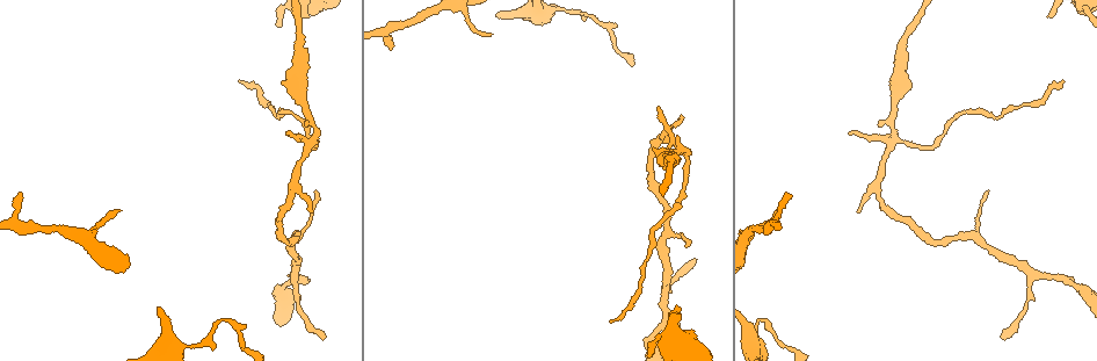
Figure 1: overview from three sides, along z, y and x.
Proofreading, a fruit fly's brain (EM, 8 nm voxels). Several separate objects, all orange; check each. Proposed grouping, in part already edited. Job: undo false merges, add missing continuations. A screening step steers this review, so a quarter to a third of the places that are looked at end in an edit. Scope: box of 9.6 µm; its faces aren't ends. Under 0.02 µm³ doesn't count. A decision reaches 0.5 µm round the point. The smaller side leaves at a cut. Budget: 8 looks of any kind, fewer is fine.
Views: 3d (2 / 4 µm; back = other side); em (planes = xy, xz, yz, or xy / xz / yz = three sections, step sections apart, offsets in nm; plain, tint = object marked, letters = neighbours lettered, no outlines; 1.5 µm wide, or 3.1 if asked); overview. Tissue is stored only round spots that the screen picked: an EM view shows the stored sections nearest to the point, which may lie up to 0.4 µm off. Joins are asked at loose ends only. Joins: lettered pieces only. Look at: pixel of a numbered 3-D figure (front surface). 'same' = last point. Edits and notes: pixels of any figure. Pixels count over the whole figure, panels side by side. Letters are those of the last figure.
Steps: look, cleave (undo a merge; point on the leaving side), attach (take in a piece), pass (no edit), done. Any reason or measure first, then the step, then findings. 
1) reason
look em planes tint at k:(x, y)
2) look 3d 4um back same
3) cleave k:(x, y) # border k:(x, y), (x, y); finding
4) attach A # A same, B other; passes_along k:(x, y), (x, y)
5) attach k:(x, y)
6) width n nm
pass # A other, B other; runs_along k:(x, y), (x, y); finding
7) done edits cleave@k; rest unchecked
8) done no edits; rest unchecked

thin neck
look 3d 4um at 1:(1028, 303)

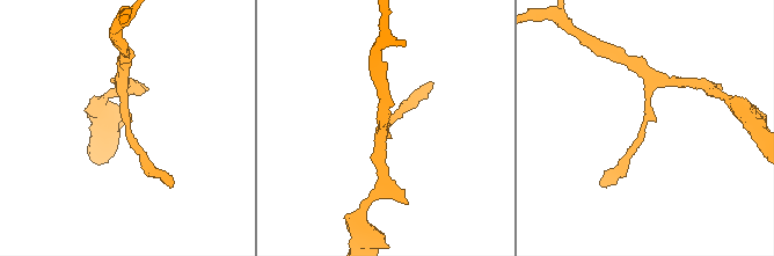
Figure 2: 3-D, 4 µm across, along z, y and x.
now the EM
look em xz step 8 tint at 2:(388, 127)

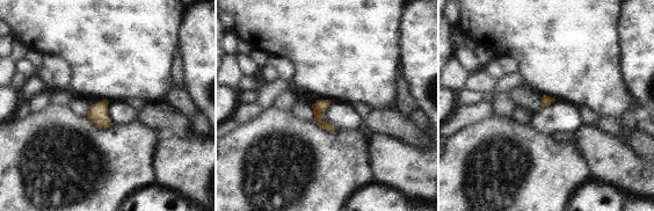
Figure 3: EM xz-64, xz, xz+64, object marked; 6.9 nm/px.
cut it another way
look em planes letters same

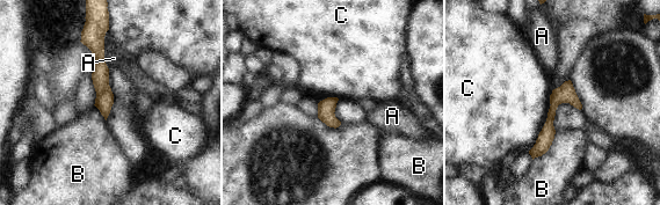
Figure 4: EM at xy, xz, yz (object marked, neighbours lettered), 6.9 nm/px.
pass # A other, B other, C other; border 4:(552, 90), (546, 121), (528, 151); all the same neuron

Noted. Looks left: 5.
abrupt turn
look 3d 2um back at 1:(228, 319)

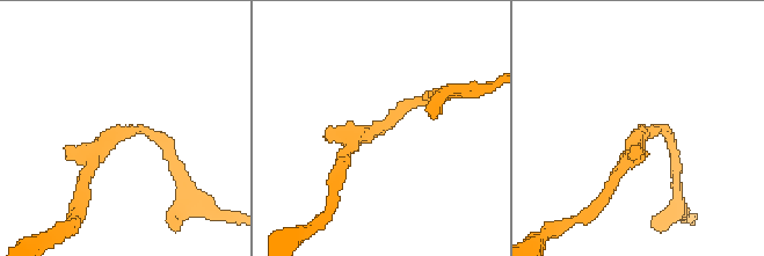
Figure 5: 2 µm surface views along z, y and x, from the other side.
need the tissue
look em planes letters at 5:(385, 122)

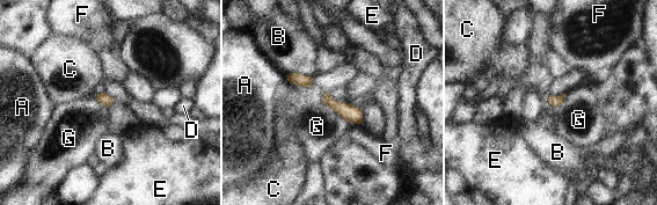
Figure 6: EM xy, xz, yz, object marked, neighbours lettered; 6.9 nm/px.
pass # A other, B other, C other, D other, E other, F other, G other; border 6:(323, 92), (323, 102), (349, 122); continuous, no second neuron

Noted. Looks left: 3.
an open end
look 3d 2um at 1:(1049, 17)

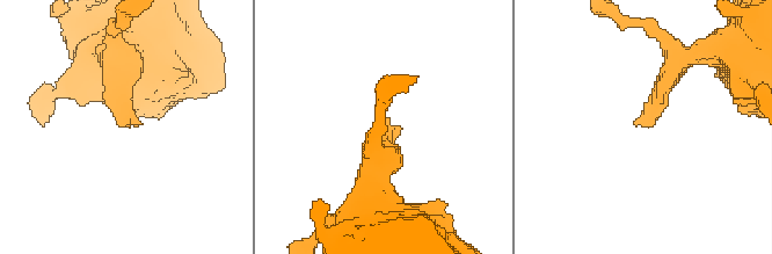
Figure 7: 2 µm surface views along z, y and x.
look em yz step 4 letters at 7:(141, 124)

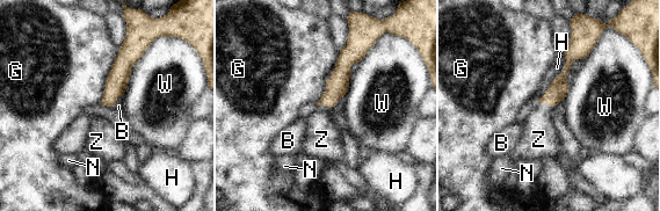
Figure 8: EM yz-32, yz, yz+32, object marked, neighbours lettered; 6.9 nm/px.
attach Z # B other, G other, H other, N other, W other, Z same; passes_along 8:(557, 92), (545, 103), (538, 138); the neuron continues

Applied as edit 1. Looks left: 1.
done edits attach@8; rest unchecked

